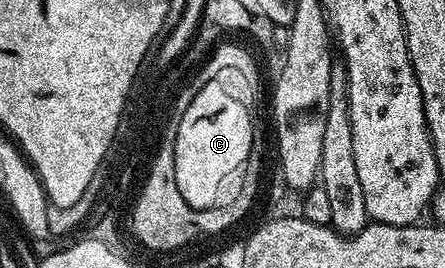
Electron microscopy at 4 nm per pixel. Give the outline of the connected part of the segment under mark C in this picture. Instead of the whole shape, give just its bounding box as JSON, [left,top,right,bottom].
[176,83,255,208]

